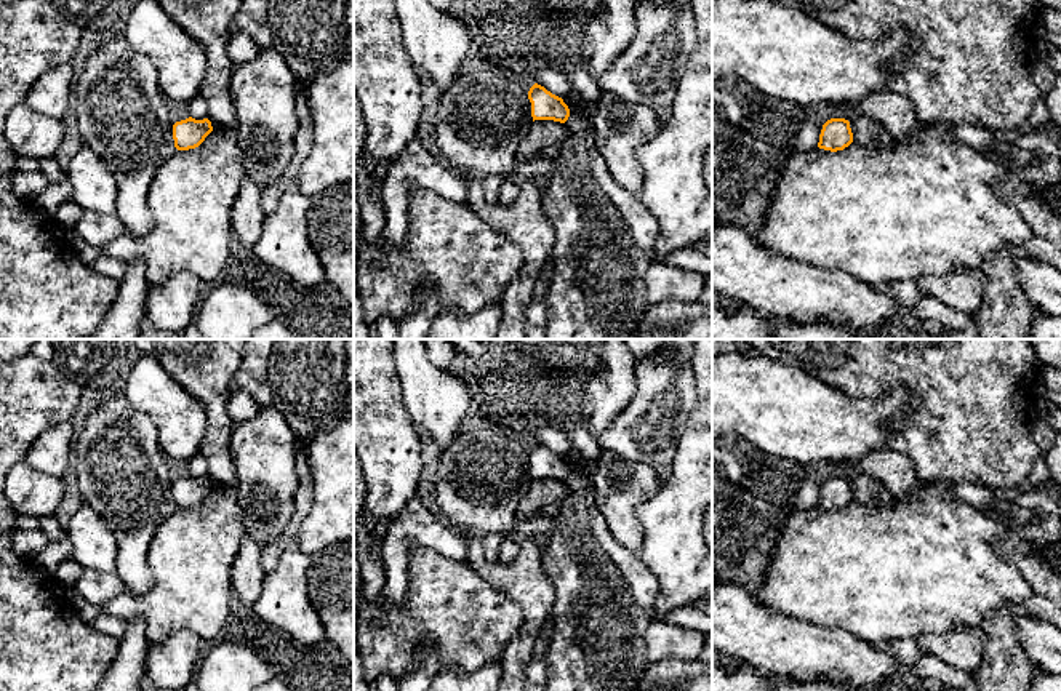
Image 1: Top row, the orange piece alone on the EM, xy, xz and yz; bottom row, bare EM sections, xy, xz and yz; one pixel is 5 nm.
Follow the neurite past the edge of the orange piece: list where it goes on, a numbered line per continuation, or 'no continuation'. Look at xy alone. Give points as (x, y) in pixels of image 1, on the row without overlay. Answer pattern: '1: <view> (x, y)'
no continuation

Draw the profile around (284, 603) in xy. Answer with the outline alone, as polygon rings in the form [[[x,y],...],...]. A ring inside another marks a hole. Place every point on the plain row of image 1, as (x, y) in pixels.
[[[296,537],[288,539],[275,569],[264,576],[261,595],[253,605],[256,616],[267,625],[272,625],[301,645],[317,645],[325,640],[325,627],[310,601],[309,595],[310,555],[304,553]]]

